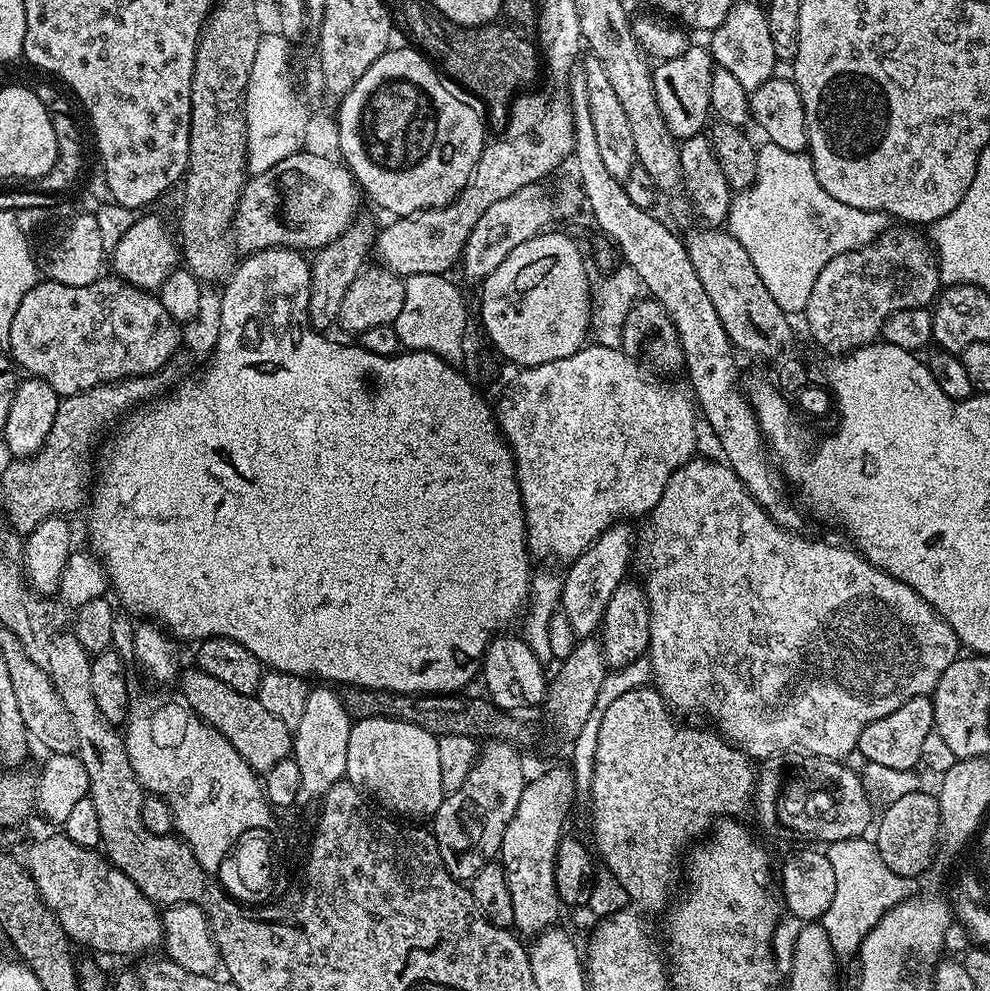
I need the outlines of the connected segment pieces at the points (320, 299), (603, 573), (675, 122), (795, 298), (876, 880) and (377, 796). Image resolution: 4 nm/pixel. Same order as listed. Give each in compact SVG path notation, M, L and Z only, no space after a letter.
M360 214L343 234L334 238L334 242L330 242L325 248L315 249L313 256L316 257L311 257L310 260L312 277L310 278L308 318L316 331L327 333L328 327L337 323L338 310L342 310L342 298L350 282L354 282L354 278L358 278L365 267L364 255L373 251L377 231L378 224L375 224L370 217Z
M628 522L612 524L577 560L567 565L559 611L566 618L572 635L592 638L599 633L616 587L629 575L628 563L634 560L634 528Z
M689 46L684 53L669 60L660 60L652 68L652 81L654 82L654 98L658 98L658 110L662 110L662 118L666 126L670 126L672 135L681 141L688 140L692 136L701 135L705 131L710 120L710 78L714 61L712 53L707 47L696 48Z
M771 142L759 145L756 157L758 166L756 175L747 188L737 191L732 198L726 221L727 231L738 242L742 242L742 250L750 254L750 262L754 262L754 270L758 270L758 278L762 278L766 290L778 302L778 306L789 314L803 313L806 302L810 302L810 294L814 290L814 282L818 282L818 274L838 254L846 254L850 250L858 250L870 242L877 240L890 227L889 217L883 212L858 210L858 206L846 206L846 202L838 202L838 198L830 198L826 190L818 182L814 174L812 157L804 152L782 150L782 146Z
M856 837L832 843L825 854L835 871L836 891L830 908L823 914L820 923L826 930L837 959L853 959L859 953L866 934L877 922L890 909L915 895L917 881L913 877L898 875L890 870L878 854L875 843L866 838Z
M371 716L353 723L350 730L350 743L346 750L344 774L348 781L359 792L363 792L369 801L375 802L381 809L387 810L397 817L407 818L412 822L424 822L427 816L428 819L435 817L446 795L438 763L437 737L422 730L422 726L414 726L405 720L393 720L390 716Z

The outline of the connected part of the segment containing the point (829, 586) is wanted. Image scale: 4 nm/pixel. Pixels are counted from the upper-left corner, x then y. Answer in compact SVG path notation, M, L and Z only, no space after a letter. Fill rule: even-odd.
M693 458L685 462L670 478L670 482L666 482L666 490L658 506L648 513L643 521L644 529L638 532L638 564L640 560L640 568L644 571L642 587L648 595L650 610L647 655L652 662L651 683L669 708L684 718L705 716L712 720L711 727L729 744L741 748L749 758L763 762L774 756L821 756L824 760L843 761L848 758L844 756L857 751L862 730L866 730L870 722L886 718L886 714L894 714L894 710L910 702L910 698L931 696L946 666L953 664L961 655L960 639L951 626L910 586L880 571L851 547L839 548L824 540L803 540L795 531L778 527L727 463L719 459L700 459Z

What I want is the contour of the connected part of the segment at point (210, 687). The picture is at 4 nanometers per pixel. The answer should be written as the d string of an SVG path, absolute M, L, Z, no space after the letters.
M189 668L189 672L187 669L178 680L178 685L180 684L181 690L184 691L183 703L204 719L211 728L217 728L228 739L230 746L234 746L234 750L238 750L238 754L246 758L246 762L257 774L268 772L274 766L278 766L278 762L292 756L293 729L282 726L282 722L278 722L278 718L274 718L274 714L270 714L270 710L266 710L266 706L262 706L260 700L255 696L238 694L238 690L230 690L226 682L210 678L210 674L206 674L200 668Z

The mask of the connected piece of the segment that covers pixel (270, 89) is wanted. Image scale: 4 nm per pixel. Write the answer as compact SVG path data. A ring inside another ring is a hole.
M265 31L258 42L258 54L254 54L250 82L244 91L248 171L252 174L270 170L282 158L301 151L305 147L304 135L310 132L310 108L298 91L297 81L292 81L292 52L288 47L289 39L279 31Z

